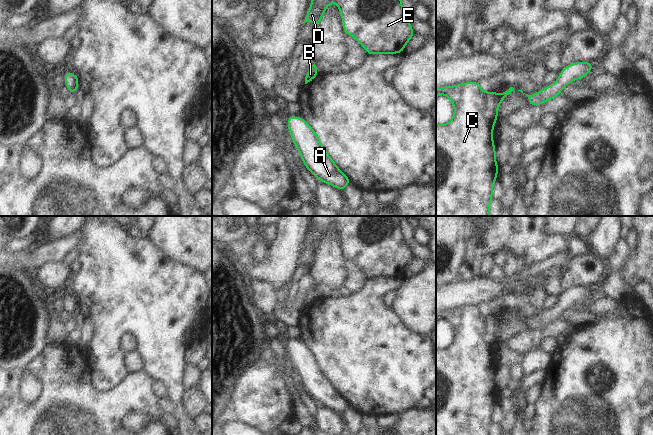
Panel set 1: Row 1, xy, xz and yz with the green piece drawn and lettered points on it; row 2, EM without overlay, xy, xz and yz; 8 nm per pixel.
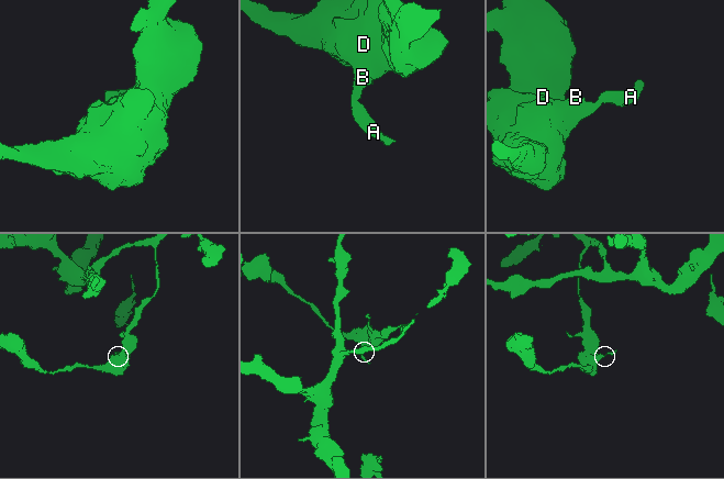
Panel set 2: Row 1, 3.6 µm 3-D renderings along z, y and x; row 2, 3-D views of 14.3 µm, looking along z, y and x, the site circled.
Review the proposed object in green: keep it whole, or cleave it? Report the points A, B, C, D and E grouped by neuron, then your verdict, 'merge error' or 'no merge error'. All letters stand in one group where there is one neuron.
A B C D E; no merge error

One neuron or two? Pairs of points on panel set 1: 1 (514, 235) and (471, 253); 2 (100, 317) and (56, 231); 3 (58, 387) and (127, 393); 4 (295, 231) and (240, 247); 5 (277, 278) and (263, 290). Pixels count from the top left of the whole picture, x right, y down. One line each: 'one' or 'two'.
1: one
2: two
3: one
4: two
5: two

